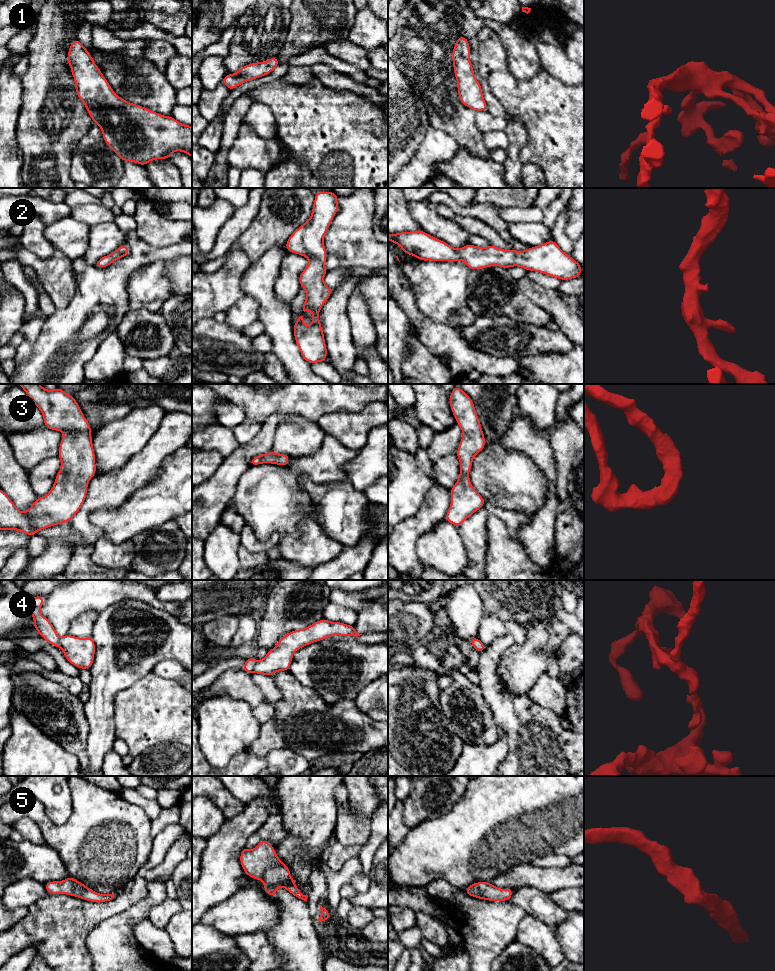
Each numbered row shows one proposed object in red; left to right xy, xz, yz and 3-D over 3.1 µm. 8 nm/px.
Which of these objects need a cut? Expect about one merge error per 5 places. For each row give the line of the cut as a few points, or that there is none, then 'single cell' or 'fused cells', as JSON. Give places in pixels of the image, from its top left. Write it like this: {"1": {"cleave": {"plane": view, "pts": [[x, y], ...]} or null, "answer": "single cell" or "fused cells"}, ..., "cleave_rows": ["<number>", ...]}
{"1": {"cleave": null, "answer": "single cell"}, "2": {"cleave": null, "answer": "single cell"}, "3": {"cleave": null, "answer": "single cell"}, "4": {"cleave": {"plane": "xz", "pts": [[257, 661], [252, 672]]}, "answer": "fused cells"}, "5": {"cleave": null, "answer": "single cell"}, "cleave_rows": ["4"]}

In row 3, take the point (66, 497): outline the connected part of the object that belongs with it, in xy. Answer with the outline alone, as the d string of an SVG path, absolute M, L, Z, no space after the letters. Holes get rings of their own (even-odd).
M40 384L18 385L24 389L29 399L43 414L45 427L64 432L57 455L61 460L61 467L53 487L46 496L37 497L26 512L20 512L9 496L0 489L0 530L16 530L33 536L39 530L71 521L82 507L87 497L89 481L97 471L91 425L84 417L75 398L61 388L47 390Z

